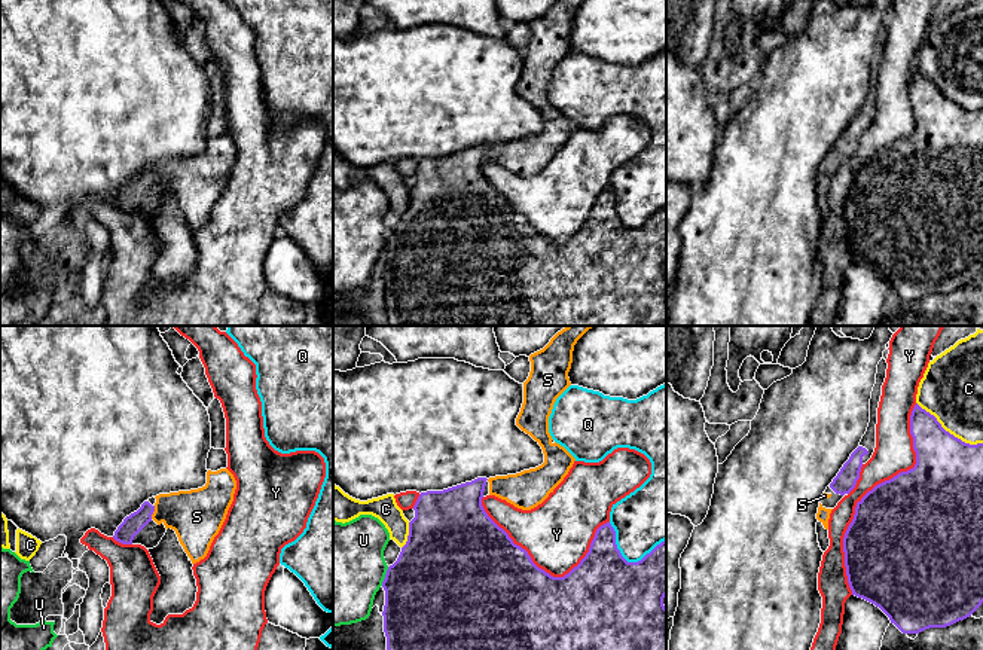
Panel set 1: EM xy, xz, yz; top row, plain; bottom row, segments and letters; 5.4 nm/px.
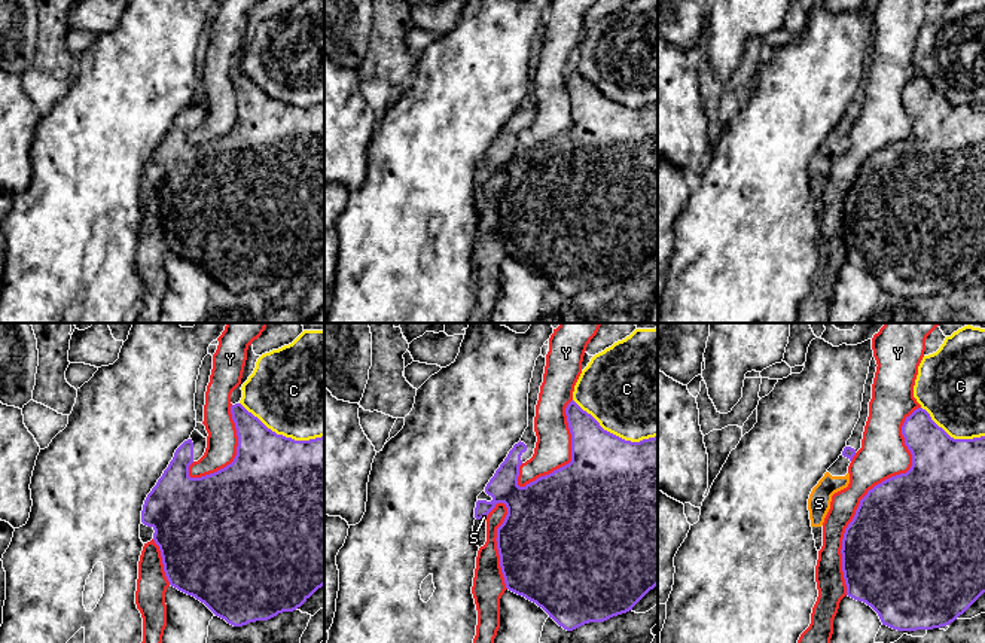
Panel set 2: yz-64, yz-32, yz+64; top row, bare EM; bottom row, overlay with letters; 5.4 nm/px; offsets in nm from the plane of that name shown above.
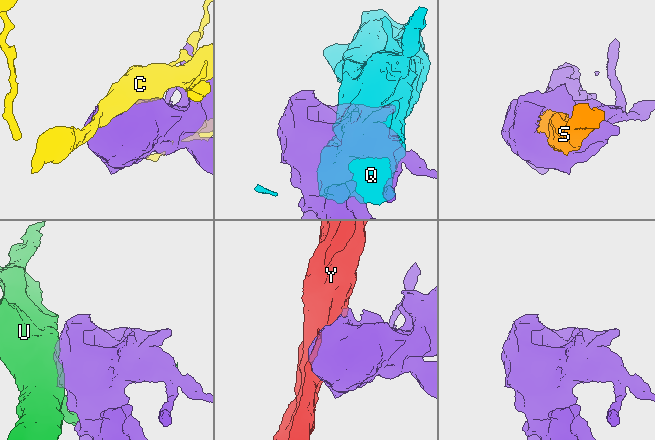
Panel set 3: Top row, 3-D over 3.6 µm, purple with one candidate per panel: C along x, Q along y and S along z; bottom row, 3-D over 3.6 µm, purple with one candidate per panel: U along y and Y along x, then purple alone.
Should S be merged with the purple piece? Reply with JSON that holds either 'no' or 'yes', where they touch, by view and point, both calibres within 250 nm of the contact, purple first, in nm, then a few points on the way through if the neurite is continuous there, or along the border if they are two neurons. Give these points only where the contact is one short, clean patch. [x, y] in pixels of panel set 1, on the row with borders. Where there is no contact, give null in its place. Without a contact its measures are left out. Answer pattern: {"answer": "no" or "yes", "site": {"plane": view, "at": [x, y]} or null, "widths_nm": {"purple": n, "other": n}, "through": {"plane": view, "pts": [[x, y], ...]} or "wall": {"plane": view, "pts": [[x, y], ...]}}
{"answer": "yes", "site": {"plane": "xy", "at": [153, 510]}, "widths_nm": {"purple": 110, "other": 280}, "through": {"plane": "xy", "pts": [[133, 524], [153, 510], [182, 510], [197, 516]]}}

